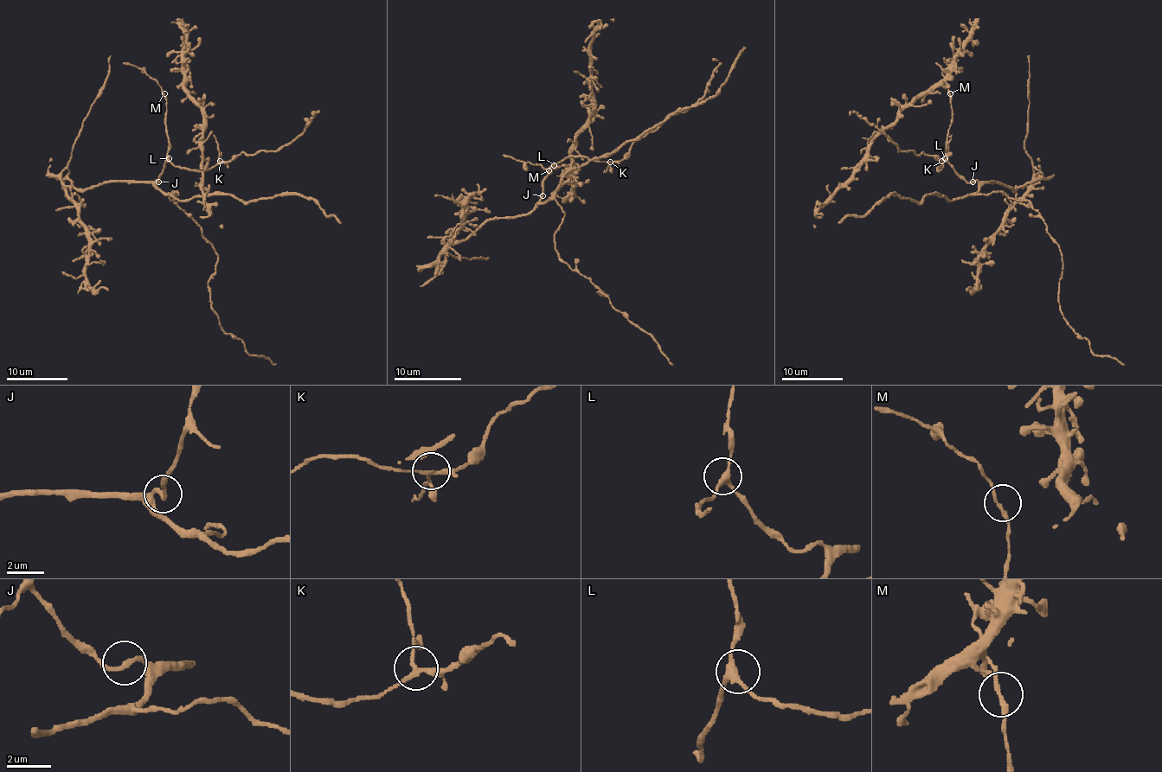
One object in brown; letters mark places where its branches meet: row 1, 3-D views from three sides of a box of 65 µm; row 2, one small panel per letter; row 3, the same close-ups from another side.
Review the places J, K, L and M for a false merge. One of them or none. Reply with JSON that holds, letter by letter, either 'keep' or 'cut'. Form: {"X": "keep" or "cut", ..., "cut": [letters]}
{"J": "keep", "K": "cut", "L": "keep", "M": "keep", "cut": ["K"]}

